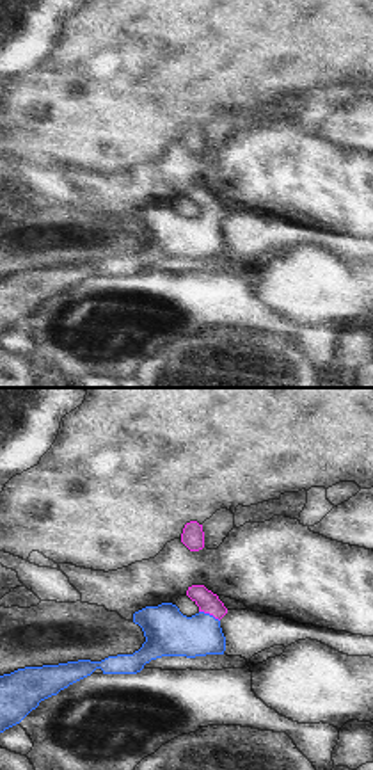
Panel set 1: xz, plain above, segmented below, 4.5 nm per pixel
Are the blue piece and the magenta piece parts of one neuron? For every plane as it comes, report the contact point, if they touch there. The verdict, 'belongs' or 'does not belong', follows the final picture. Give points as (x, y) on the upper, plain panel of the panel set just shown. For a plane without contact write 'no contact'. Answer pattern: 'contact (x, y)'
contact (210, 217)

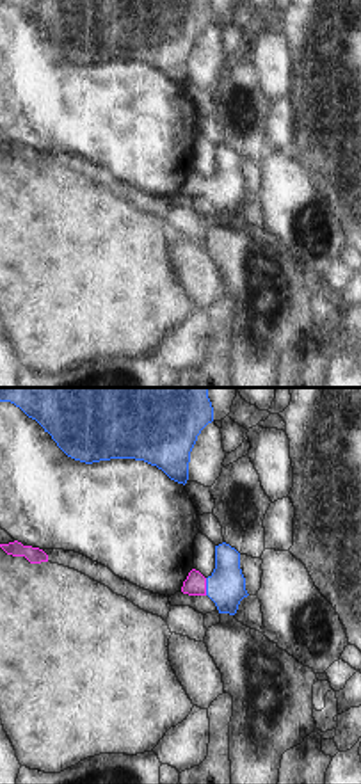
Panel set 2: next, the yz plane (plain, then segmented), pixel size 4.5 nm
contact (207, 189)

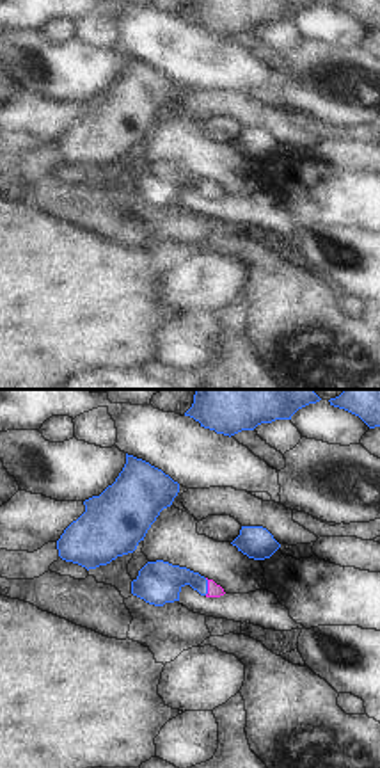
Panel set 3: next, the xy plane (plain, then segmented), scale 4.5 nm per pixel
contact (206, 189)

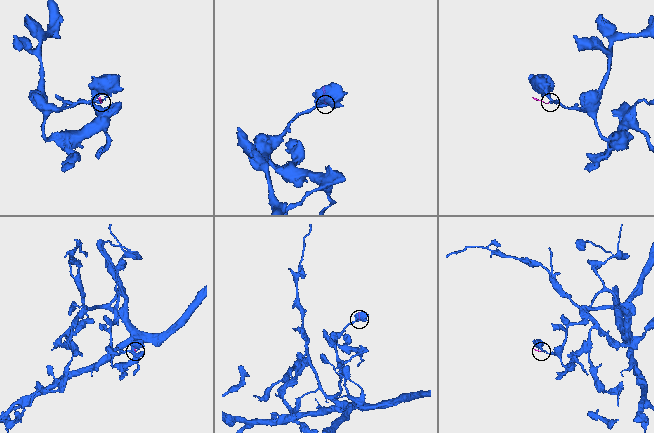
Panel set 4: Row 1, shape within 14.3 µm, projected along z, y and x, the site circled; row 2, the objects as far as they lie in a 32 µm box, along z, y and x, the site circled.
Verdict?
belongs

